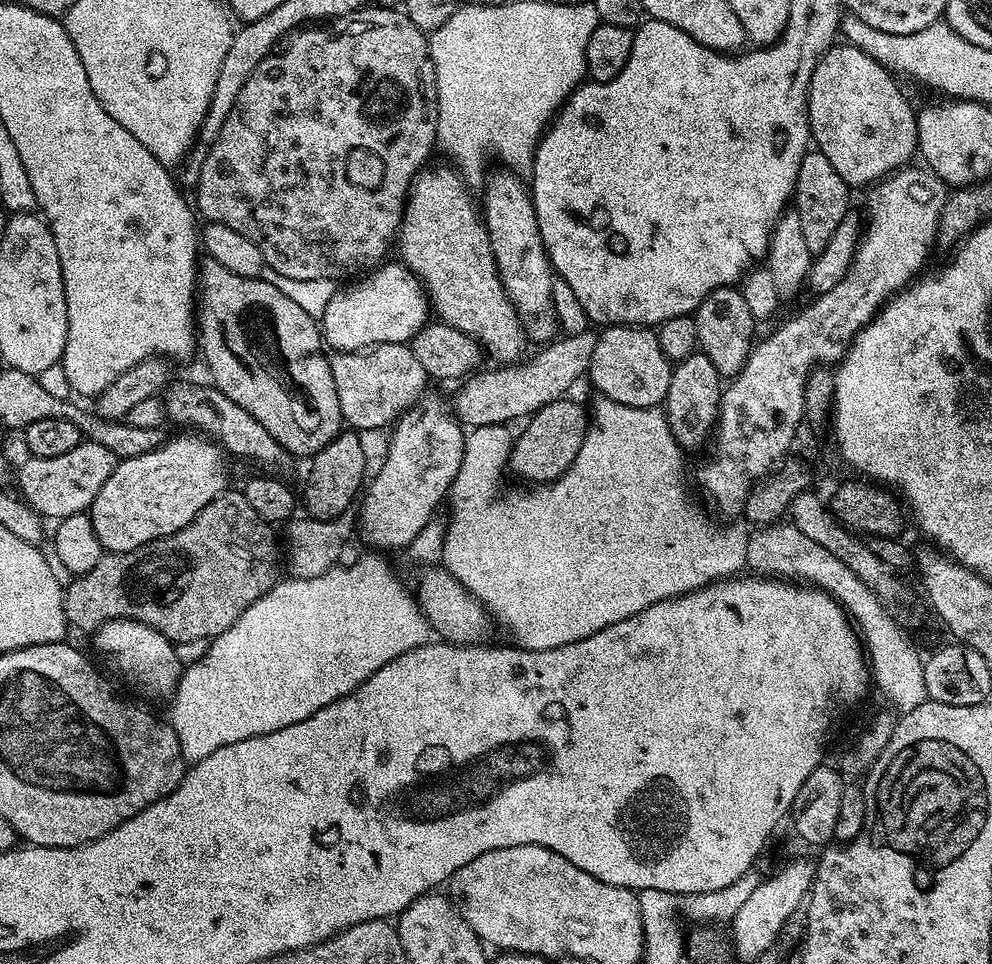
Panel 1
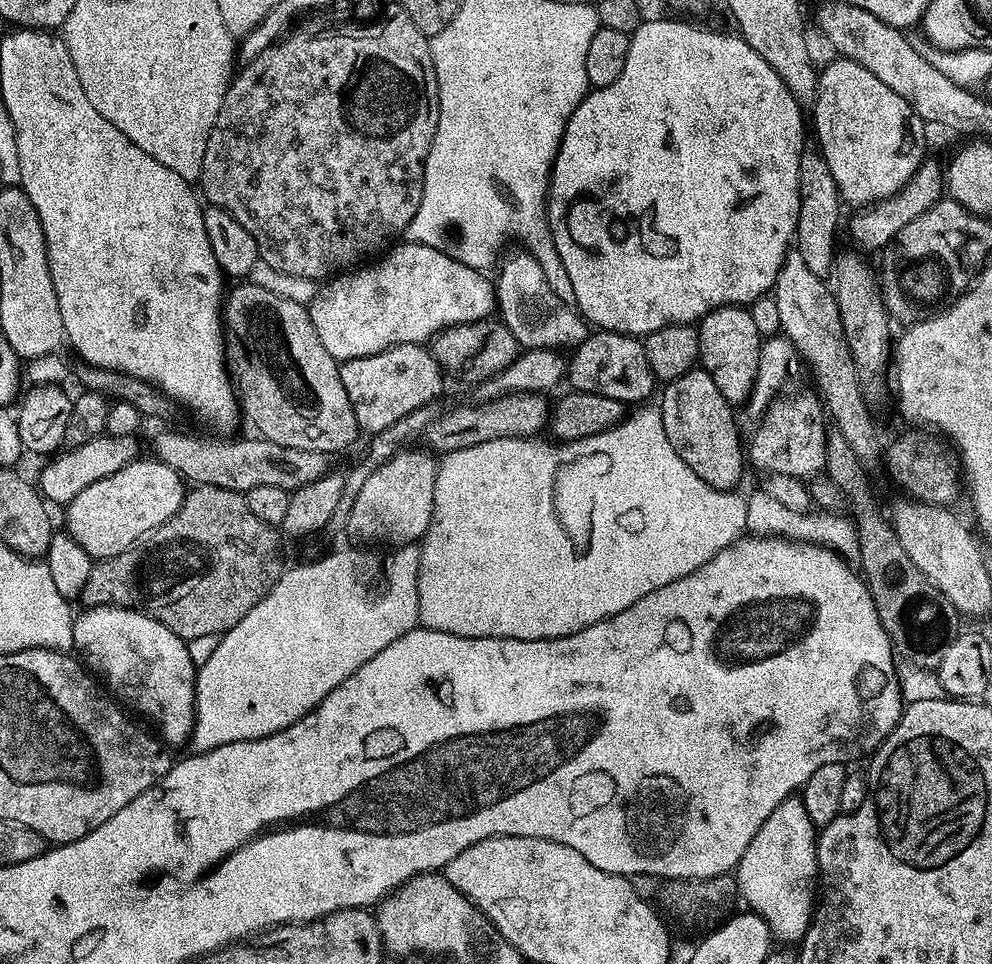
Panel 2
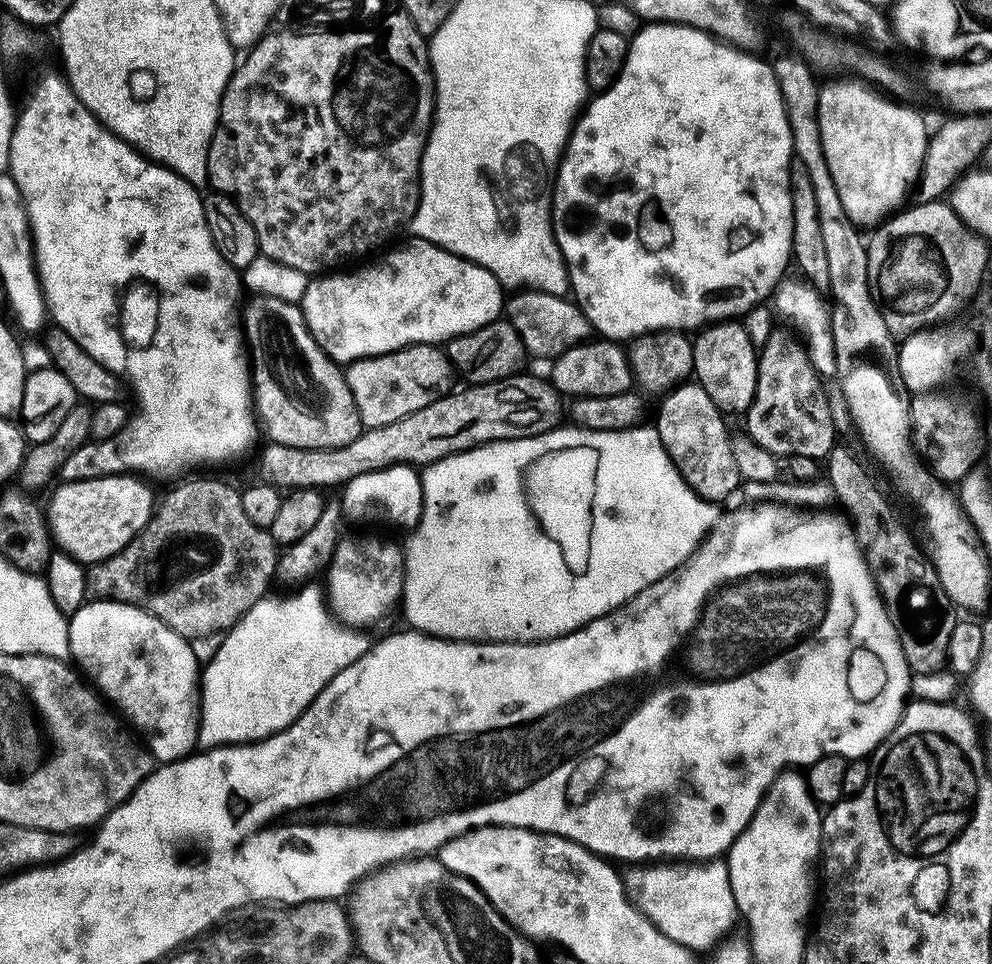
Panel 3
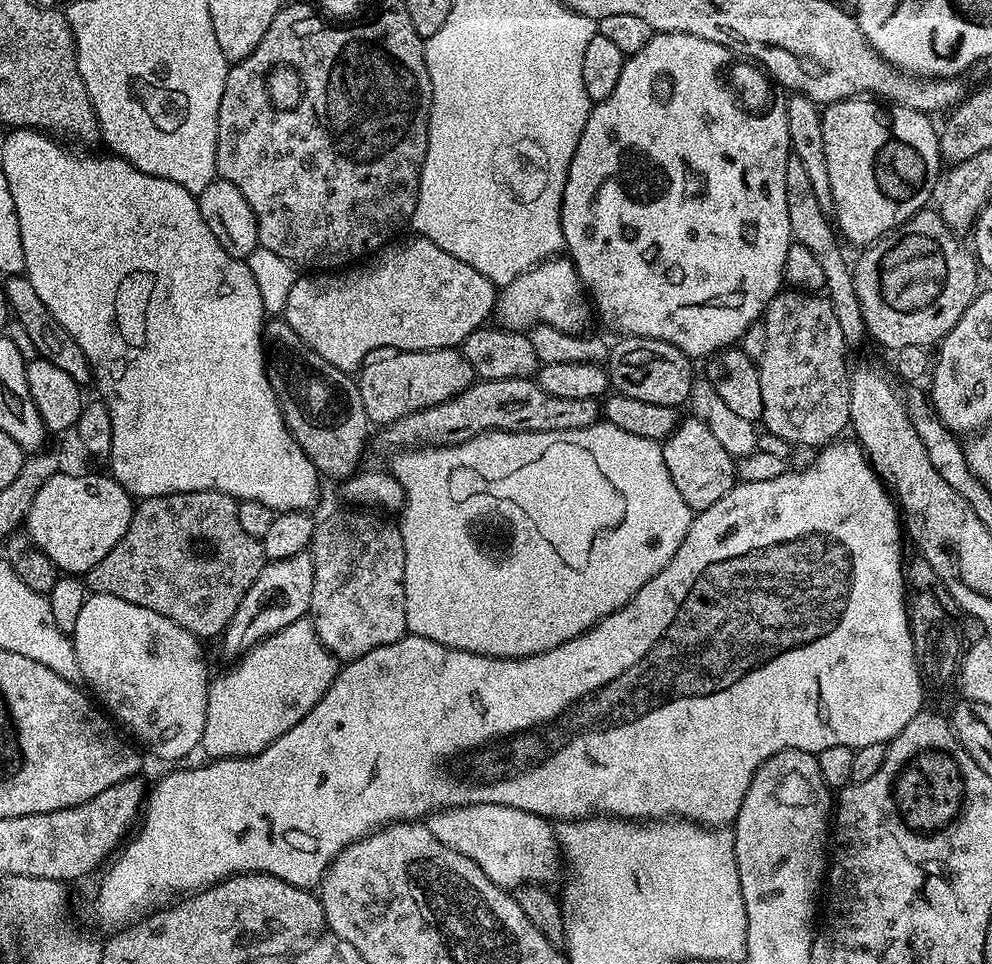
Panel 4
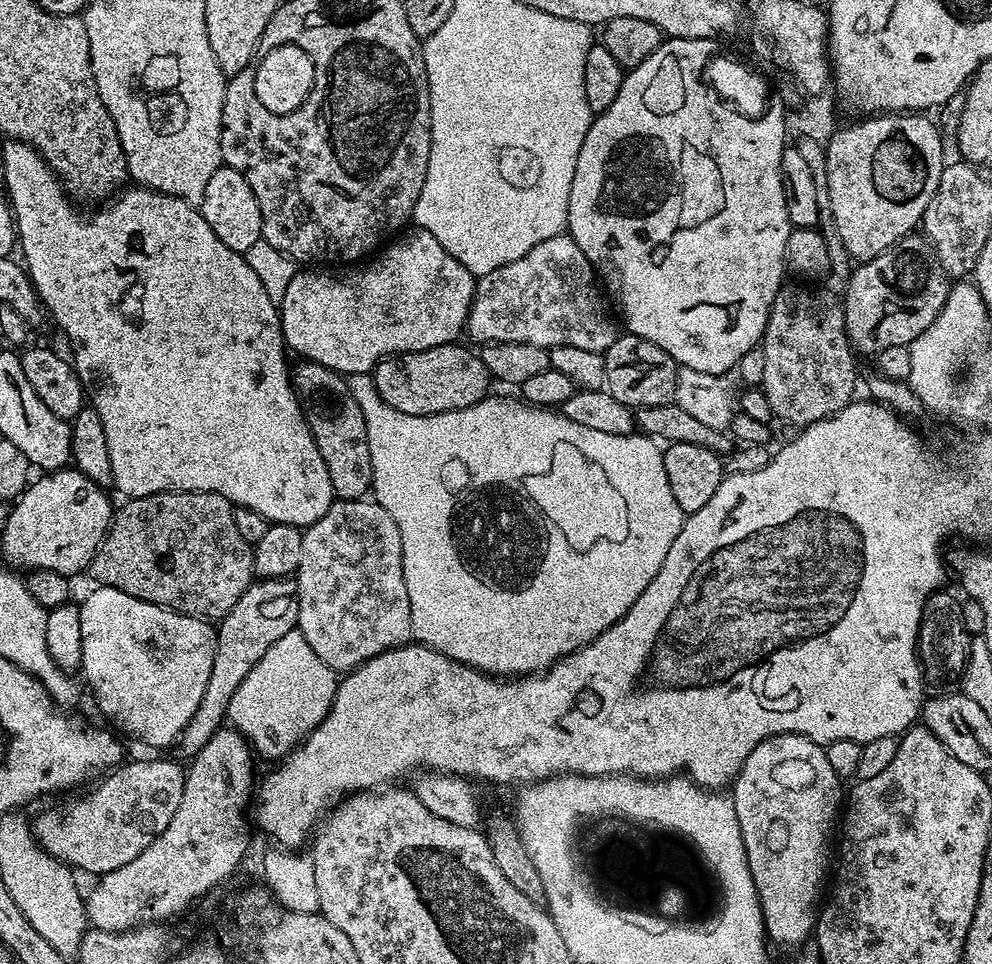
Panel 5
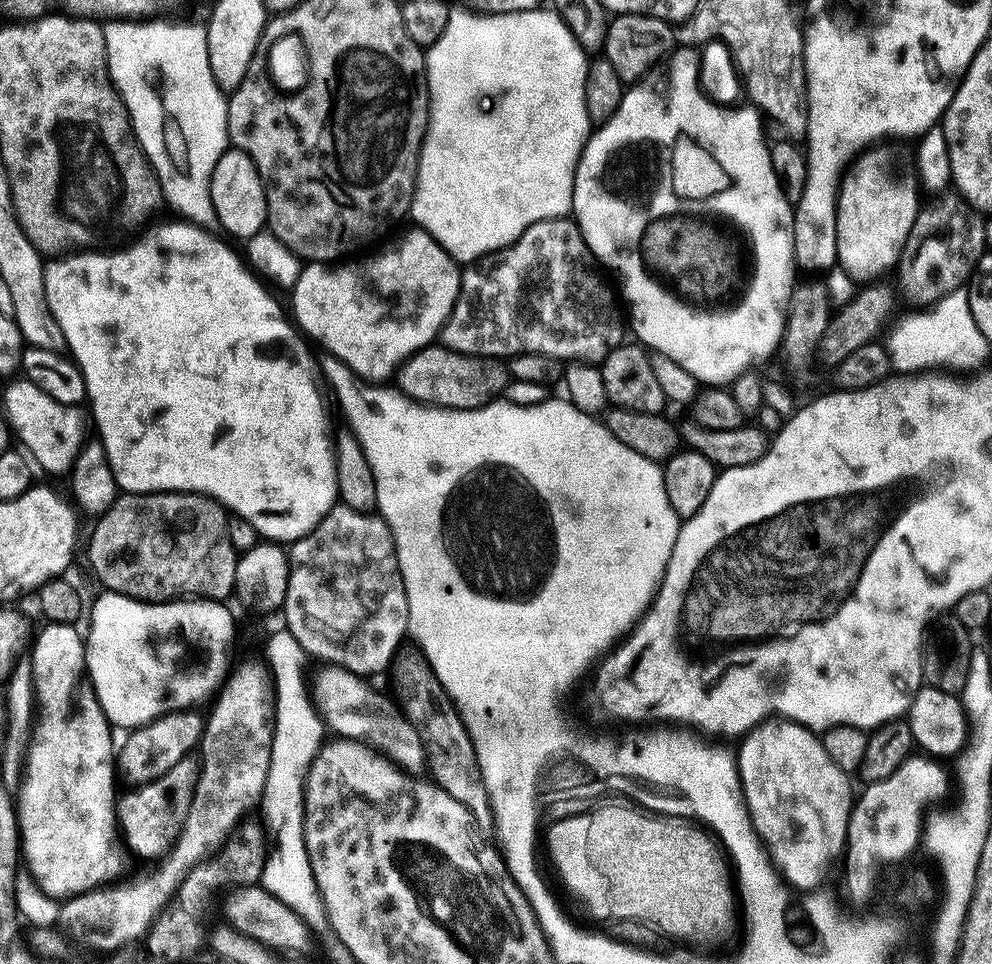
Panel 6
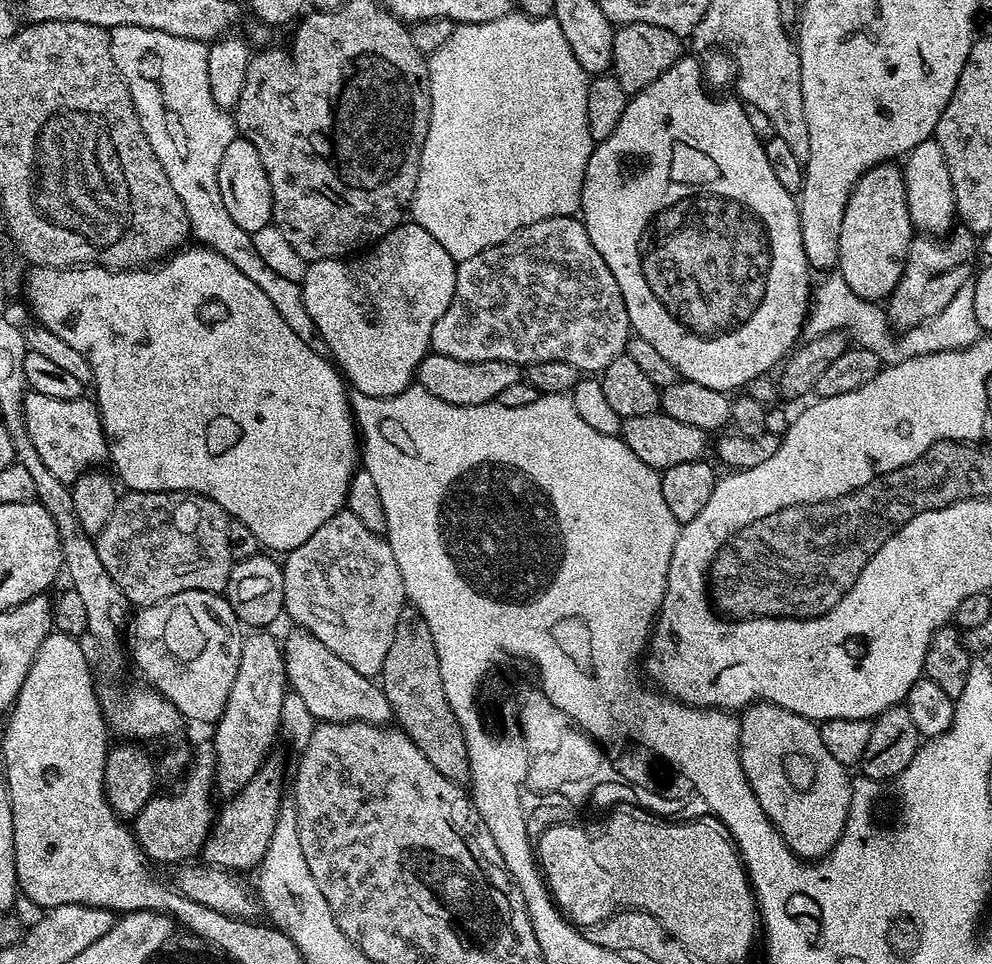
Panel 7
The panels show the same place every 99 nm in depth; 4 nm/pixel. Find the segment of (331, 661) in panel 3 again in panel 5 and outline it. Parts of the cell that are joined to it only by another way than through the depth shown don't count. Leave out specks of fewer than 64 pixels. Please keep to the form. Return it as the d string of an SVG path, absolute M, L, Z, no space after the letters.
M298 630L282 634L246 674L246 682L230 698L227 723L243 732L248 743L271 762L279 762L326 718L336 697L338 673L326 666Z

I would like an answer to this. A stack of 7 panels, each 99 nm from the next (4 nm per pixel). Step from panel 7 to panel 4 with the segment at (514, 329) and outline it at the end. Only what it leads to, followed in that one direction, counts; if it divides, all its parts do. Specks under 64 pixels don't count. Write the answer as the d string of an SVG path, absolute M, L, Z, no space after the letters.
M560 254L543 260L541 264L534 265L518 278L514 278L514 282L503 285L499 289L494 309L494 320L499 327L517 330L527 330L534 327L535 324L545 324L546 326L554 326L554 330L562 330L563 332L584 332L587 329L587 324L591 322L592 316L594 320L593 305L590 303L590 297L584 283L580 281L575 264L572 263L571 259Z

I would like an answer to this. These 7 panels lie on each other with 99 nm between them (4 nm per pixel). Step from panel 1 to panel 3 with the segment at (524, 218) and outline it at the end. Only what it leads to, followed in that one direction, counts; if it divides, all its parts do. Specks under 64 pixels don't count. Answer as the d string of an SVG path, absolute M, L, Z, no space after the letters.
M520 290L512 295L506 300L506 316L514 330L518 330L529 357L555 358L574 345L585 343L593 335L592 323L571 299L539 290Z

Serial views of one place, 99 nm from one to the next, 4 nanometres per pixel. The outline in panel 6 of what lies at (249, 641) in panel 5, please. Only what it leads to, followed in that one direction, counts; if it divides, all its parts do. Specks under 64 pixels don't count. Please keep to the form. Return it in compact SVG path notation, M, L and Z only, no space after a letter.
M181 710L167 712L165 716L159 716L151 720L149 724L141 728L133 728L127 733L124 745L118 748L118 772L130 780L129 783L139 786L146 782L166 774L170 766L182 762L186 755L197 751L199 742L204 736L205 717L199 716L196 710Z

